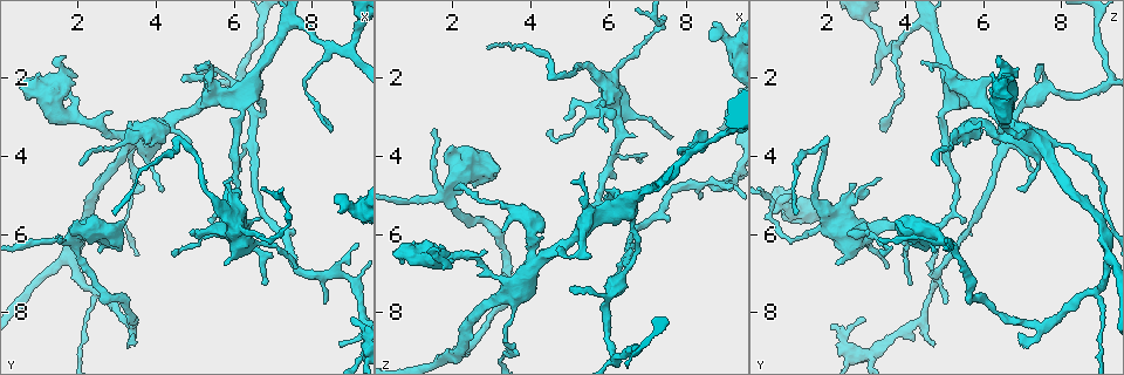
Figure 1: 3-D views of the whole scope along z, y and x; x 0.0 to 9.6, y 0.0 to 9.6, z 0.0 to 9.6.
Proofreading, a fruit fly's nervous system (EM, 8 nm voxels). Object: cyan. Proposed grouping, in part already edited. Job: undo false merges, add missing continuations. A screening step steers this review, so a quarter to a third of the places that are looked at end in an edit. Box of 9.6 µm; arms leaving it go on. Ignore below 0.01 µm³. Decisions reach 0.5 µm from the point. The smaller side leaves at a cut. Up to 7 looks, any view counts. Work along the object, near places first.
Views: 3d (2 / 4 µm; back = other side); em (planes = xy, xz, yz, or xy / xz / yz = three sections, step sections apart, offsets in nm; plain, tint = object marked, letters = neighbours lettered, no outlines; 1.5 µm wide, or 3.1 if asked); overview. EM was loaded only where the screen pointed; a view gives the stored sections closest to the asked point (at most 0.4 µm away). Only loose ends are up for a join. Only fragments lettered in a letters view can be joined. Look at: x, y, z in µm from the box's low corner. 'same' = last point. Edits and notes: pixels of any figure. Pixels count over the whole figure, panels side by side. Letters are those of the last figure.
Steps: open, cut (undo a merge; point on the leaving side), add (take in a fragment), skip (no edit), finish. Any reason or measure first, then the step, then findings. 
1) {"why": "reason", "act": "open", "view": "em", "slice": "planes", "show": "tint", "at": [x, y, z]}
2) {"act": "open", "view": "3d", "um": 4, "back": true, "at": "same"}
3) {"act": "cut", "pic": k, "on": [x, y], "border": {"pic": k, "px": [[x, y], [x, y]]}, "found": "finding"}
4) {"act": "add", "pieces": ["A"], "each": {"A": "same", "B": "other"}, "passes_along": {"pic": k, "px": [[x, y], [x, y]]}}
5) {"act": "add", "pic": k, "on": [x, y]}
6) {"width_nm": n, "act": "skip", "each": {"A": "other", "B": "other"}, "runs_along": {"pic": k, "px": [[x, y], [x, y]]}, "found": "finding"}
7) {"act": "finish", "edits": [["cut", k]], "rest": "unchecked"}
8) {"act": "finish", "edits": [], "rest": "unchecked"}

{"why": "calibre changes", "act": "open", "view": "3d", "um": 2, "at": [5.95, 4.95, 2.60]}

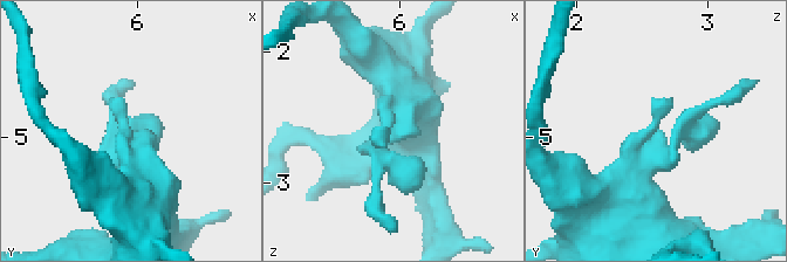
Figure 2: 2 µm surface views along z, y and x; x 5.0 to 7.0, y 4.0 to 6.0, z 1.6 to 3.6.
{"why": "shape alone is not enough", "act": "open", "view": "em", "slice": "planes", "show": "letters", "at": [5.94, 5.02, 2.66]}

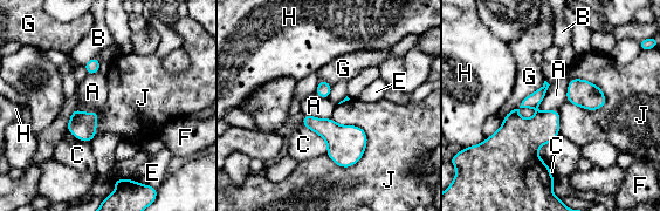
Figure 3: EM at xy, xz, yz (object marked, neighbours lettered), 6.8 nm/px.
{"act": "skip", "each": {"A": "other", "B": "other", "C": "other", "E": "other", "F": "other", "G": "other", "H": "other", "J": "other"}, "border": {"pic": 3, "px": [[304, 114], [330, 118]]}, "found": "continuous, no second neuron"}

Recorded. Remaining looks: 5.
{"why": "tapers out", "act": "open", "view": "em", "slice": "planes", "show": "plain", "at": [8.50, 3.40, 3.50]}

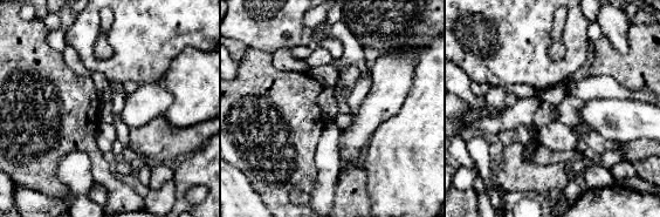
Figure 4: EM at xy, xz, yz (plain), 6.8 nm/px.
{"act": "open", "view": "em", "slice": "planes", "show": "letters", "at": "same"}

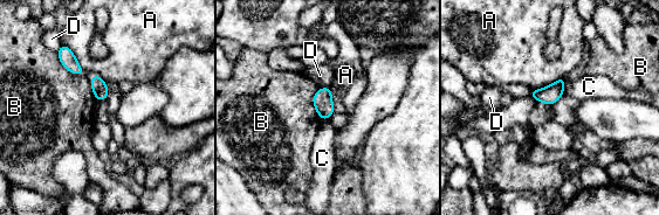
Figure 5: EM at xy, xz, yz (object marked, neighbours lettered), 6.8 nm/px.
{"act": "skip", "each": {"A": "other", "B": "other", "C": "other", "D": "other"}, "border": {"pic": 5, "px": [[56, 53], [67, 69], [84, 74]]}, "found": "no lettered fragment goes on from it"}

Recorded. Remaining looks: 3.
{"why": "tapers out", "act": "open", "view": "em", "slice": "xy", "step": 4, "show": "letters", "at": [6.85, 7.25, 4.20]}

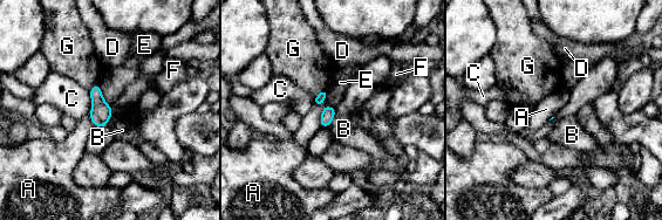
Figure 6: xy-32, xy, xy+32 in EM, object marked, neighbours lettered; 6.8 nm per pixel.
{"act": "skip", "each": {"A": "other", "B": "other", "C": "other", "D": "other", "E": "other", "F": "other", "G": "other"}, "border": {"pic": 6, "px": [[335, 116], [328, 126]]}, "found": "no lettered fragment goes on from it"}

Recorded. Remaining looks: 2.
{"act": "finish", "edits": [], "rest": "unchecked"}

